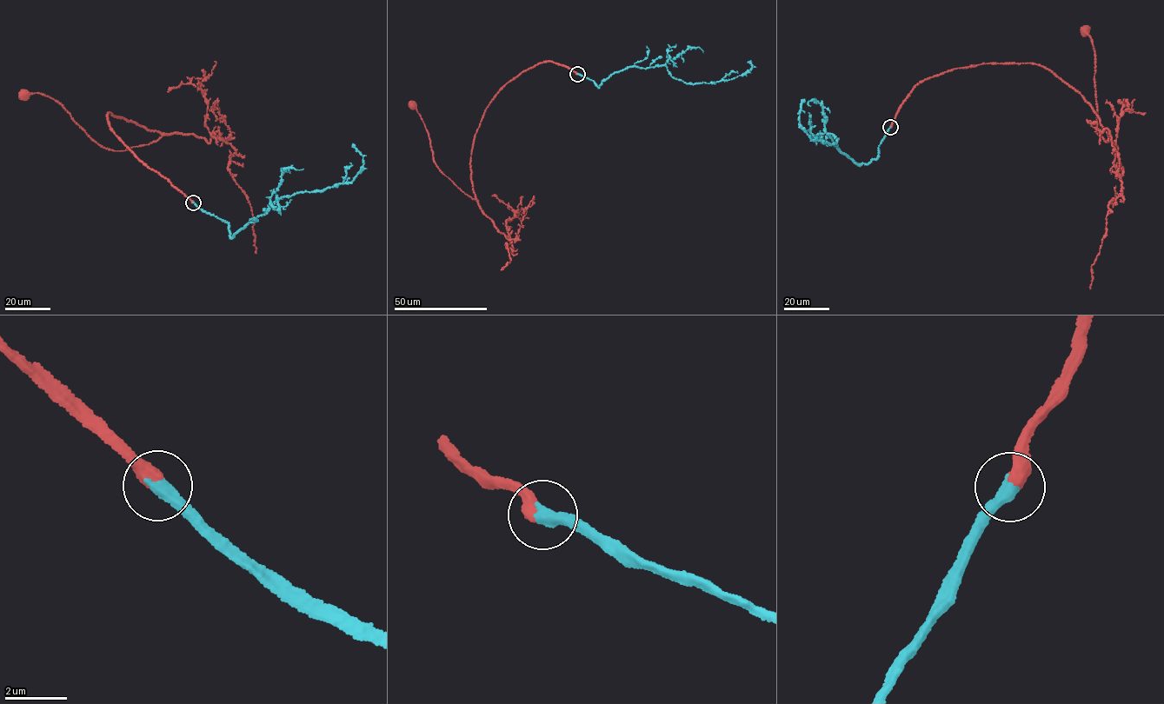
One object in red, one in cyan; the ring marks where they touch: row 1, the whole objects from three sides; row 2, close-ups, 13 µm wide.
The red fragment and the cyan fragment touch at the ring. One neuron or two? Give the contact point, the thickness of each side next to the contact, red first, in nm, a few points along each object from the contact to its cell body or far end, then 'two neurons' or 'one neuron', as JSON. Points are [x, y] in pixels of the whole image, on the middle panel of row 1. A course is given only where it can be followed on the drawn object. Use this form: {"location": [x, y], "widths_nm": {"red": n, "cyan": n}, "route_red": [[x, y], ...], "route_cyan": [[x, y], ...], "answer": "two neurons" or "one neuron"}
{"location": [577, 74], "widths_nm": {"red": 500, "cyan": 440}, "route_red": [[577, 74], [544, 61], [506, 83], [490, 102], [470, 159], [475, 200], [436, 167], [427, 132], [412, 104]], "route_cyan": [[577, 74], [599, 88], [628, 68], [664, 65], [674, 77], [708, 83], [750, 69], [748, 62]], "answer": "one neuron"}

